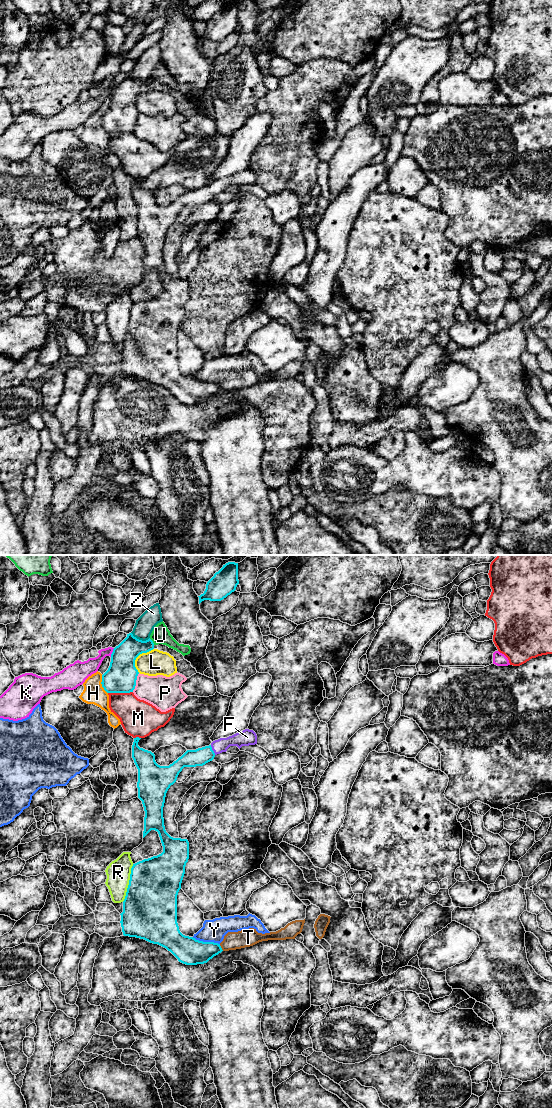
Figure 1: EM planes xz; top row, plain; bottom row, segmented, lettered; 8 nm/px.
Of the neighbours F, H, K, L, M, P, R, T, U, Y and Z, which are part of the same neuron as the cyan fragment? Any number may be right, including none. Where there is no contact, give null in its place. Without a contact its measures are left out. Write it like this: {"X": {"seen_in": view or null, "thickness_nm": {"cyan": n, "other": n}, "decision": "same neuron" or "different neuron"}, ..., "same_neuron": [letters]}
{"F": {"seen_in": "xz", "thickness_nm": {"cyan": 140, "other": 120}, "decision": "same neuron"}, "H": {"seen_in": "xz", "thickness_nm": {"cyan": 240, "other": 170}, "decision": "different neuron"}, "K": {"seen_in": "xz", "thickness_nm": {"cyan": 240, "other": 120}, "decision": "different neuron"}, "L": {"seen_in": "xz", "thickness_nm": {"cyan": 240, "other": 200}, "decision": "different neuron"}, "M": {"seen_in": "xz", "thickness_nm": {"cyan": 240, "other": 280}, "decision": "different neuron"}, "P": {"seen_in": "xz", "thickness_nm": {"cyan": 240, "other": 260}, "decision": "different neuron"}, "R": {"seen_in": "xz", "thickness_nm": {"cyan": 440, "other": 190}, "decision": "different neuron"}, "T": {"seen_in": "xz", "thickness_nm": {"cyan": 220, "other": 140}, "decision": "different neuron"}, "U": {"seen_in": "xz", "thickness_nm": {"cyan": 190, "other": 140}, "decision": "different neuron"}, "Y": {"seen_in": "xz", "thickness_nm": {"cyan": 220, "other": 180}, "decision": "different neuron"}, "Z": {"seen_in": "xz", "thickness_nm": {"cyan": 200, "other": 150}, "decision": "different neuron"}, "same_neuron": ["F"]}

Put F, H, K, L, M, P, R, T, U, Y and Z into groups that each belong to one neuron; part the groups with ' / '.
F / H / K Z / L / M / P / R / T Y / U

